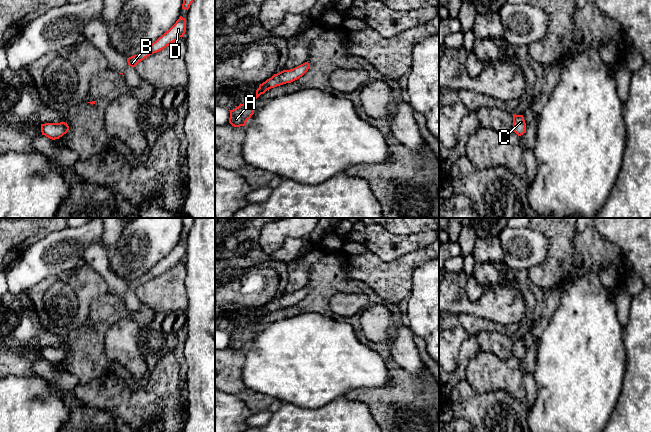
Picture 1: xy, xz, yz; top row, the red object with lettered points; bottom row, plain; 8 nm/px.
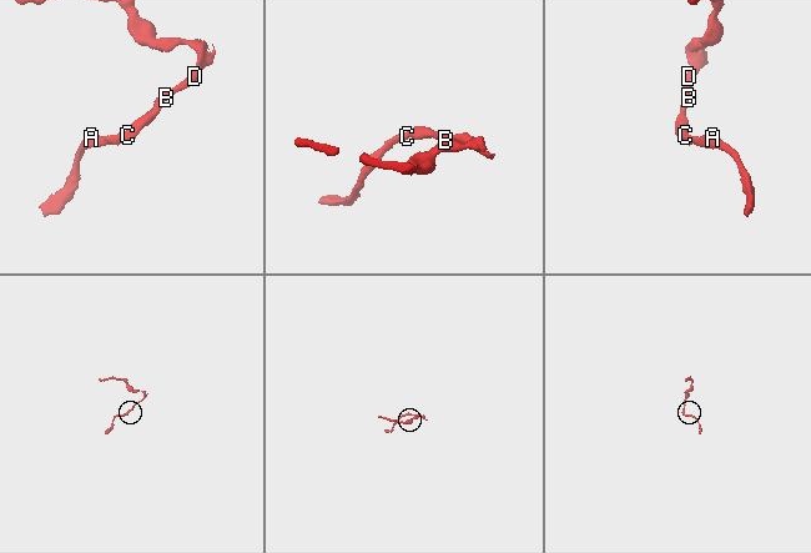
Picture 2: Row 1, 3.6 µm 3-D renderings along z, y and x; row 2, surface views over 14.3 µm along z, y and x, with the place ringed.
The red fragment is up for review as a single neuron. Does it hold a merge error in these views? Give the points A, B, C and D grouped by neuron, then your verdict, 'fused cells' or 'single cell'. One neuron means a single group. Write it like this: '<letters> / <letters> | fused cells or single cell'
A B C D | single cell

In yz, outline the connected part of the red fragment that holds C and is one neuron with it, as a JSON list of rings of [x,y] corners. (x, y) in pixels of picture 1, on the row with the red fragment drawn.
[[[514,114],[513,132],[515,132],[518,136],[521,136],[526,132],[526,123],[525,123],[523,115]]]

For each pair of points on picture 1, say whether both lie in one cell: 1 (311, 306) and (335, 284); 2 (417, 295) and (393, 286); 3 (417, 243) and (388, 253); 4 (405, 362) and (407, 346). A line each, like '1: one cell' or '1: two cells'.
1: one cell
2: two cells
3: one cell
4: one cell

